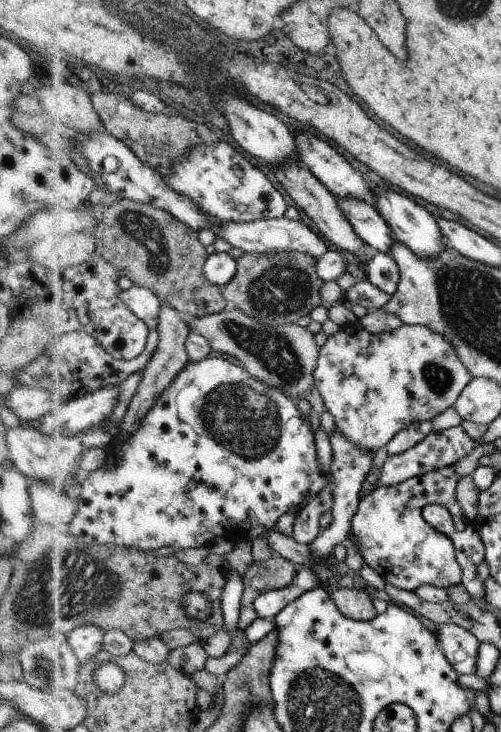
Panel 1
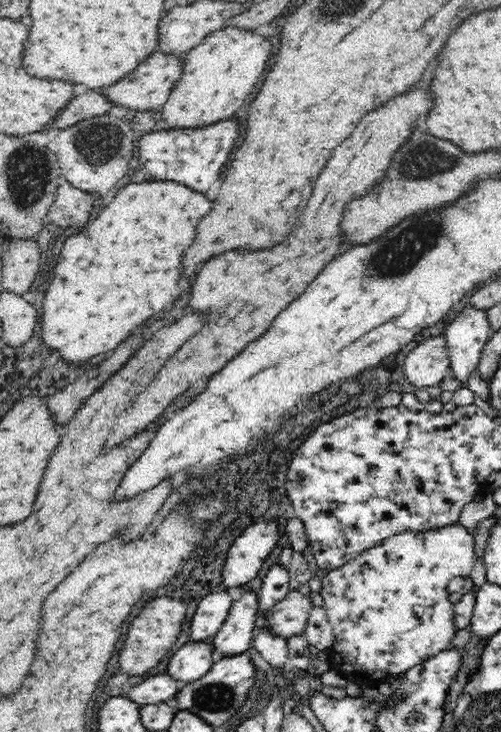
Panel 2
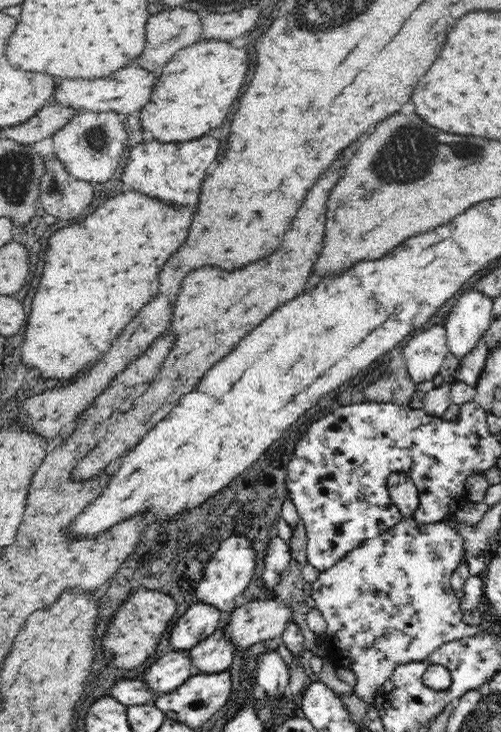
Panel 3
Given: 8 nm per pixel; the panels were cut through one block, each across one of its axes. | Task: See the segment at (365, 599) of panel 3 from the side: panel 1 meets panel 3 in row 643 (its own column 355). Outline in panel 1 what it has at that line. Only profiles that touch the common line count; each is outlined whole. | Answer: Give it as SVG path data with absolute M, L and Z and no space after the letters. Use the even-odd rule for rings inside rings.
M355 323L344 325L336 334L328 335L324 346L319 348L313 378L313 386L320 392L326 410L332 414L338 432L364 452L374 454L410 424L431 421L447 411L463 394L473 376L456 356L452 342L426 325L402 324L392 332L372 333Z

